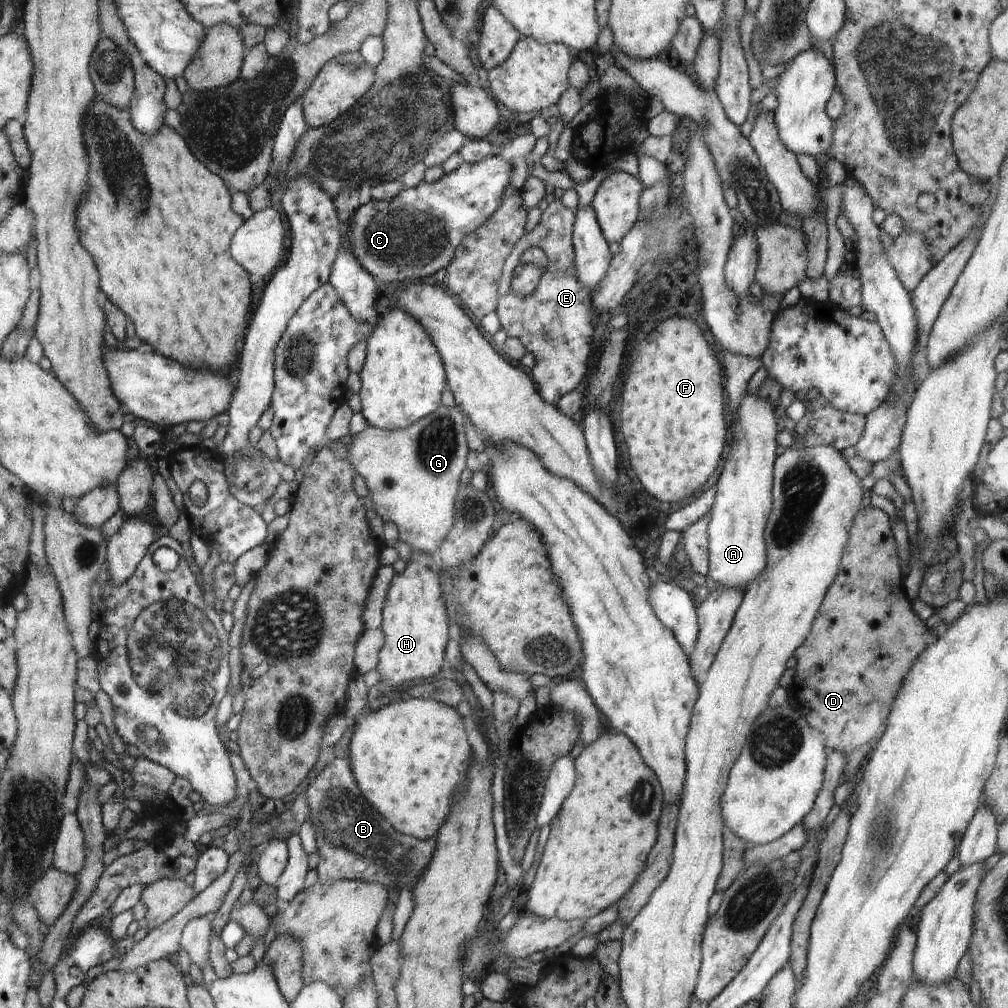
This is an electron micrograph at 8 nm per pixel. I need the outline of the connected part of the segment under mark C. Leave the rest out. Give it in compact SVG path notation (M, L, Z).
M492 155L491 157L484 158L481 162L476 162L476 164L463 163L457 170L454 170L454 172L444 174L442 178L434 182L434 184L428 184L428 182L423 181L414 188L404 189L396 198L392 198L392 200L388 200L388 202L372 200L368 202L368 204L360 206L359 210L356 210L356 213L353 215L354 217L351 219L352 226L350 226L350 232L348 232L348 242L352 242L352 250L354 250L352 254L354 254L354 258L360 262L360 266L364 266L366 272L370 272L370 274L376 276L380 282L385 282L386 284L392 284L392 282L406 283L406 280L412 280L412 278L422 279L422 276L430 276L430 274L434 274L436 270L446 268L446 266L451 265L453 254L456 252L456 248L460 246L460 242L462 242L468 234L474 232L484 220L488 220L488 218L498 210L498 206L502 204L502 196L504 196L506 184L510 182L510 170L513 171L513 165L512 168L510 168L508 161L500 160L500 156L498 155Z

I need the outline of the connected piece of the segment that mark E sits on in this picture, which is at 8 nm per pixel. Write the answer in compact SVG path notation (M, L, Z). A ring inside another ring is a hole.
M554 200L548 204L548 208L542 214L541 222L523 238L520 238L519 243L512 250L510 257L503 267L503 275L500 278L499 285L499 305L496 308L501 329L506 332L508 337L516 337L526 349L526 353L532 354L536 358L536 366L530 370L530 376L533 382L539 386L540 398L543 398L552 404L556 405L560 398L572 393L574 388L582 382L588 360L590 360L590 352L593 352L590 342L592 342L592 332L594 332L594 324L598 324L598 318L594 314L592 308L591 294L588 288L576 278L575 267L575 246L574 246L574 227L575 227L576 210L571 210L564 207L563 204ZM537 247L544 250L544 254L548 258L547 270L542 274L538 286L534 288L534 292L528 298L518 298L516 294L512 294L510 290L510 280L512 279L512 270L516 268L520 256L528 250L528 248Z

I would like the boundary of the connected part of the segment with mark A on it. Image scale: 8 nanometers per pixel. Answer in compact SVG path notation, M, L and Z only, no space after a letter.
M758 392L746 394L740 402L740 406L734 410L734 424L736 424L736 434L734 434L734 444L726 466L722 468L722 474L716 484L716 494L713 506L710 510L710 522L707 528L709 570L708 576L726 588L740 588L746 592L746 588L760 576L764 574L764 568L768 564L768 550L764 542L764 530L772 512L772 490L773 490L773 469L777 458L776 435L780 431L776 424L775 408L762 398Z

